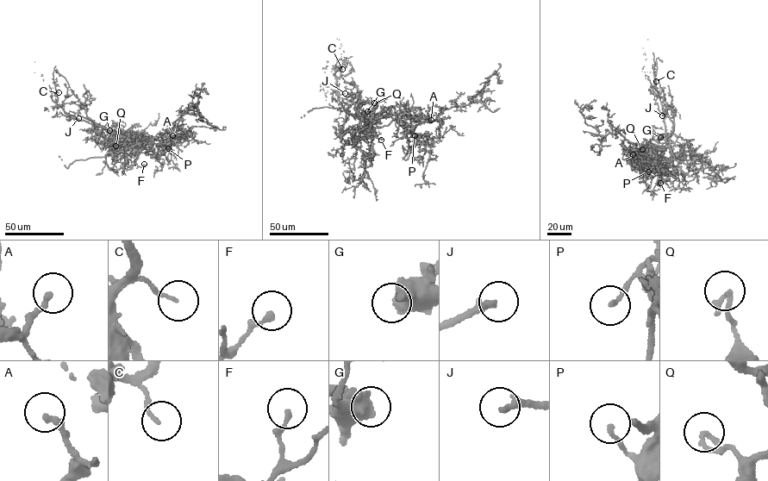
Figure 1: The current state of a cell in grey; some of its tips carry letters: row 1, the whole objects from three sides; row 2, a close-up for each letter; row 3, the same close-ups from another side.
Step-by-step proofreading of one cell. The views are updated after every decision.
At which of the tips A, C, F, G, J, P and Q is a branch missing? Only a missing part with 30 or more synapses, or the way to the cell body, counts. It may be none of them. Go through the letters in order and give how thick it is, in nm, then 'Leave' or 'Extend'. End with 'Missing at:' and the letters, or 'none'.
A: Thickness 220 nm. Extend
C: Thickness 110 nm. Leave
F: Thickness 180 nm. Leave
G: Thickness 650 nm. Extend
J: Thickness 240 nm. Extend
P: Thickness 130 nm. Leave
Q: Thickness 220 nm. Leave
Missing at: A, G, J

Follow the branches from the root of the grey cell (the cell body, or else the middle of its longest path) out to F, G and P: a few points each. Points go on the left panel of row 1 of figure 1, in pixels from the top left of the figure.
F: (134, 140), (115, 148), (124, 145), (127, 158), (139, 166), (142, 167), (144, 164)
G: (134, 140), (121, 145), (128, 139), (120, 134), (115, 134), (115, 136), (119, 133), (109, 130)
P: (134, 140), (139, 135), (151, 140), (162, 136), (164, 145), (170, 147), (168, 148)

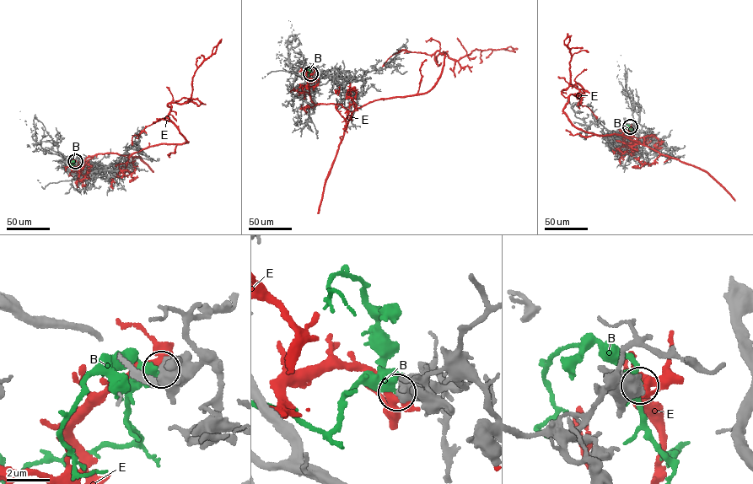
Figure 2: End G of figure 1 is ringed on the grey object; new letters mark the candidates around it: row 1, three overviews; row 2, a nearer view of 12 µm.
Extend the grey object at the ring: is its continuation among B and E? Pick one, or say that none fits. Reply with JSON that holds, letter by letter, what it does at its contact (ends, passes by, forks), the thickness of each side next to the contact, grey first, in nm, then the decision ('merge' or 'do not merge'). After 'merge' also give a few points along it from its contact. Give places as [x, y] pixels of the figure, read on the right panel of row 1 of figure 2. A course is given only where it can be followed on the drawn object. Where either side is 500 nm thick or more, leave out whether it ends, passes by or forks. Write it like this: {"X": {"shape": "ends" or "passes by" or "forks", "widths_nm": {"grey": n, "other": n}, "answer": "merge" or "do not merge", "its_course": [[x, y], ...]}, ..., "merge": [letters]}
{"B": {"widths_nm": {"grey": 550, "other": 460}, "answer": "merge"}, "E": {"widths_nm": {"grey": 700, "other": 340}, "answer": "do not merge"}, "merge": ["B"]}

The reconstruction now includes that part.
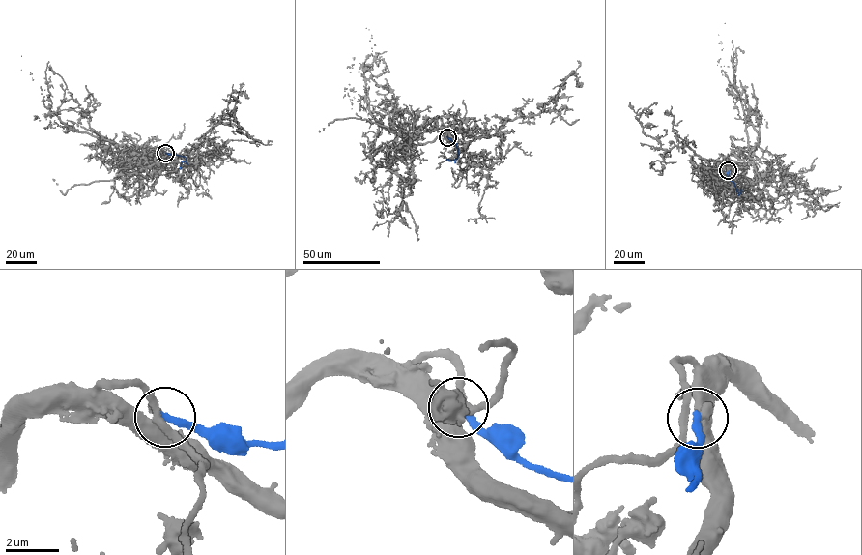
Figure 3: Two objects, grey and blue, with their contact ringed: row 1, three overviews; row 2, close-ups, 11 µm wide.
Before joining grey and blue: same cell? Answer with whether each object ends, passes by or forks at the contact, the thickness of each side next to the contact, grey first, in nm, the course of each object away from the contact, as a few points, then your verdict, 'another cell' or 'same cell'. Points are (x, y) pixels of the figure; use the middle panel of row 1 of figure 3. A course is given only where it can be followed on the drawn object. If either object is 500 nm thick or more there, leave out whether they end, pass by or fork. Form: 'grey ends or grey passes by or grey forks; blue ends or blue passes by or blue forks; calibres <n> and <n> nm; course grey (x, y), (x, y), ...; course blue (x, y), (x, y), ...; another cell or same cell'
grey ends; blue ends; calibres 380 and 280 nm; course grey (447, 137), (416, 144), (376, 123), (363, 76), (367, 57), (375, 52), (369, 29); course blue (447, 137), (455, 142), (459, 154), (452, 160), (447, 160); another cell

